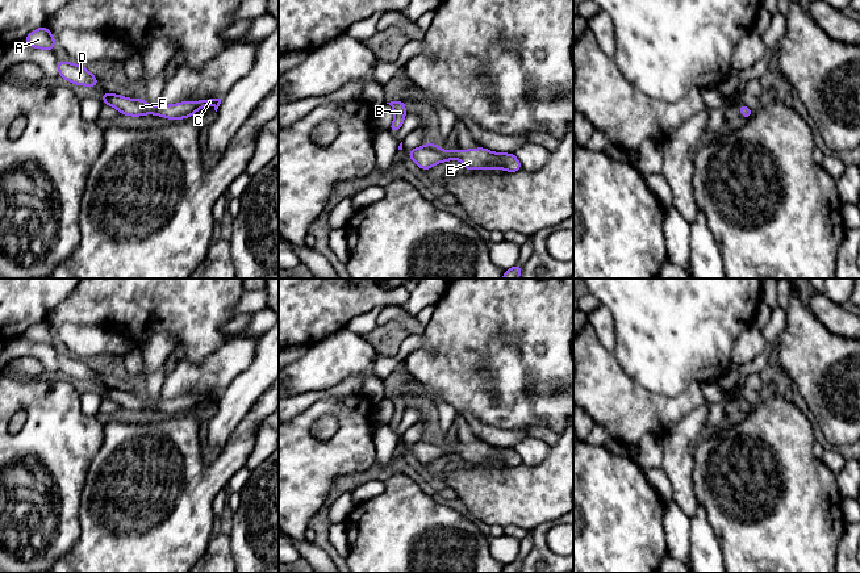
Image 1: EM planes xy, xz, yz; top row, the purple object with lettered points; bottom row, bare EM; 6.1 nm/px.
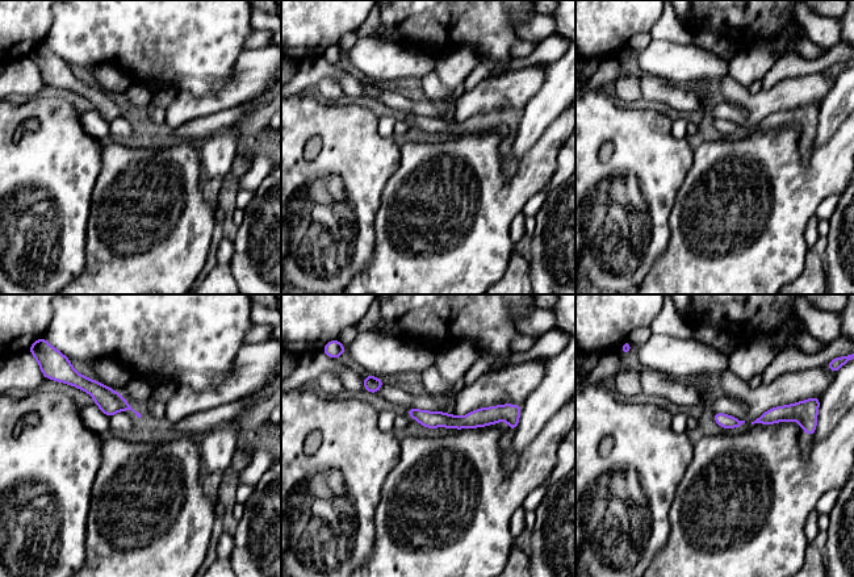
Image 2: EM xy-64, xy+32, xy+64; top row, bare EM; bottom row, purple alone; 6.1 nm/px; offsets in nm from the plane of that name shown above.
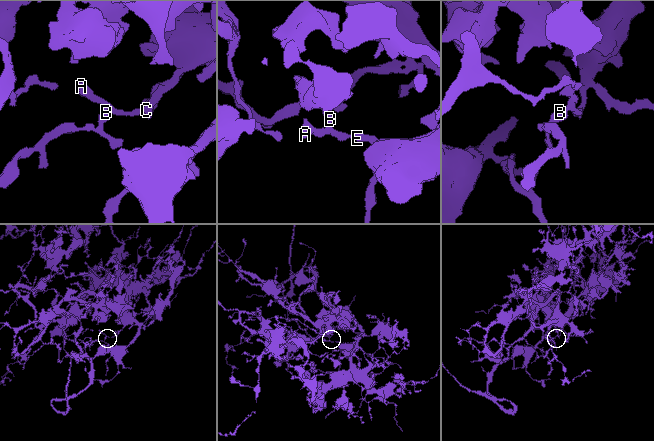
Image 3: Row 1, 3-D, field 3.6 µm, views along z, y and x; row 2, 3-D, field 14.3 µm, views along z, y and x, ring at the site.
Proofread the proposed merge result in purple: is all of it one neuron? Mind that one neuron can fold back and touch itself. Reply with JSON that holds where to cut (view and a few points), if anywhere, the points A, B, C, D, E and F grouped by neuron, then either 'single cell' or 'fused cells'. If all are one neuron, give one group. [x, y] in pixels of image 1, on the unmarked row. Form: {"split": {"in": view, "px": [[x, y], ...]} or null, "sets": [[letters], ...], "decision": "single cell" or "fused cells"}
{"split": null, "sets": [["A", "B", "C", "D", "E", "F"]], "decision": "single cell"}

